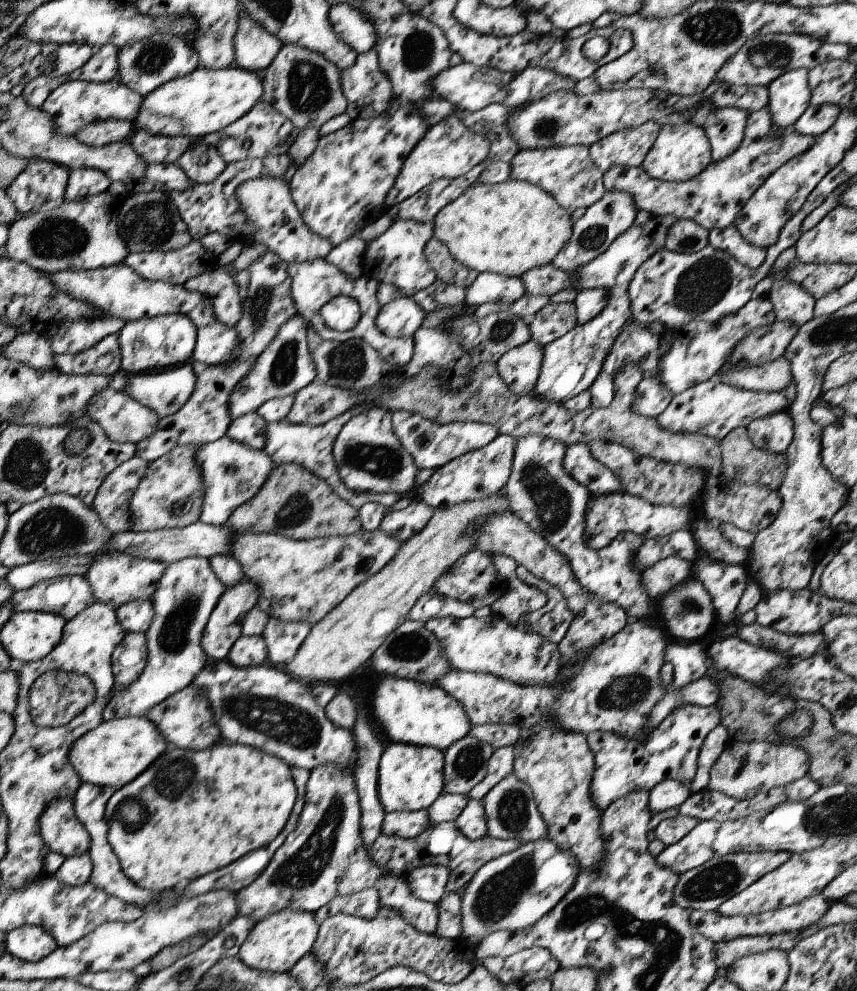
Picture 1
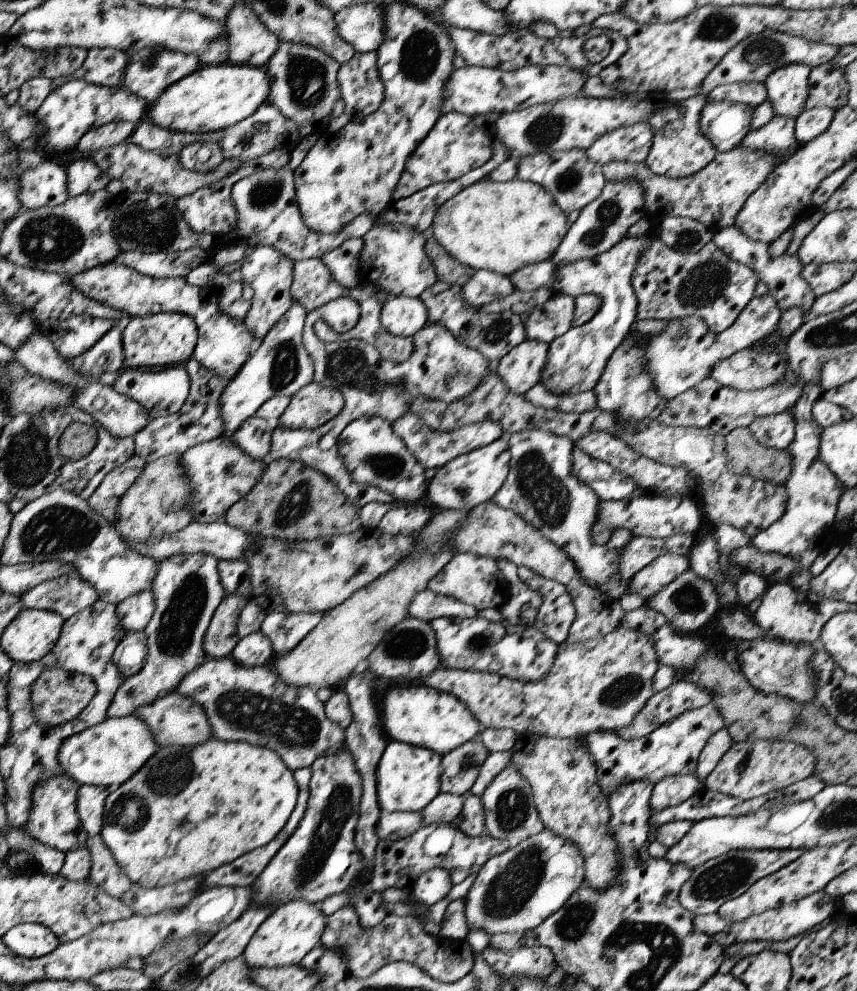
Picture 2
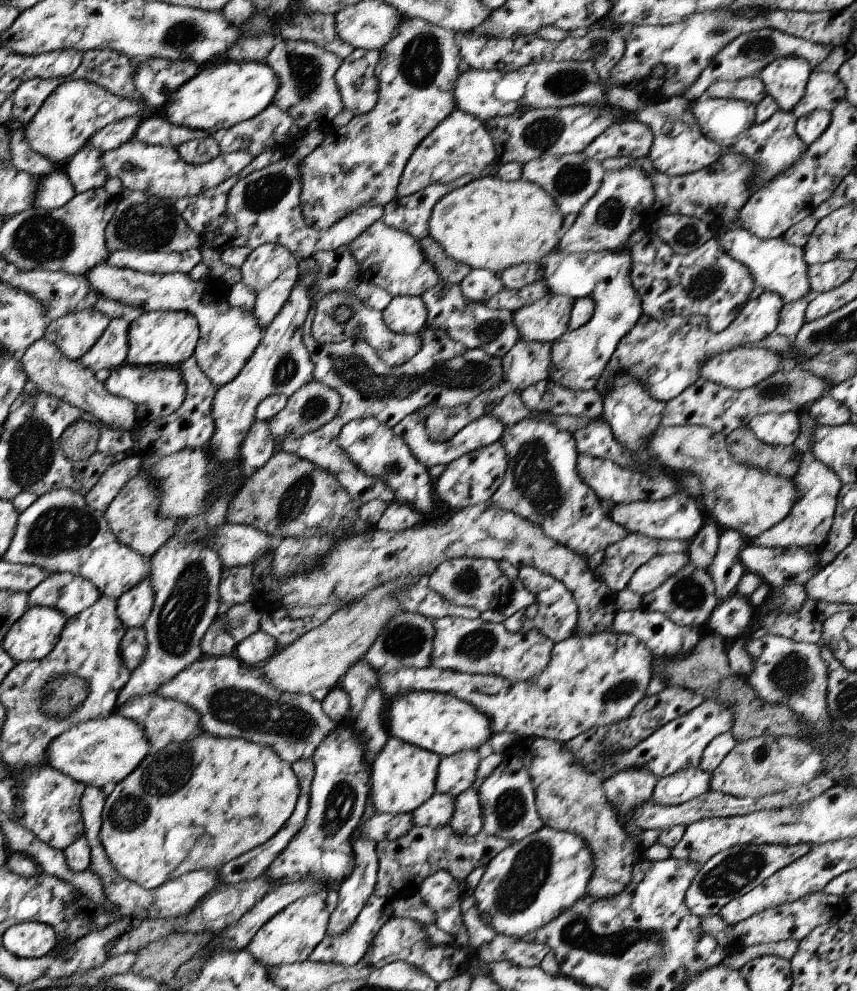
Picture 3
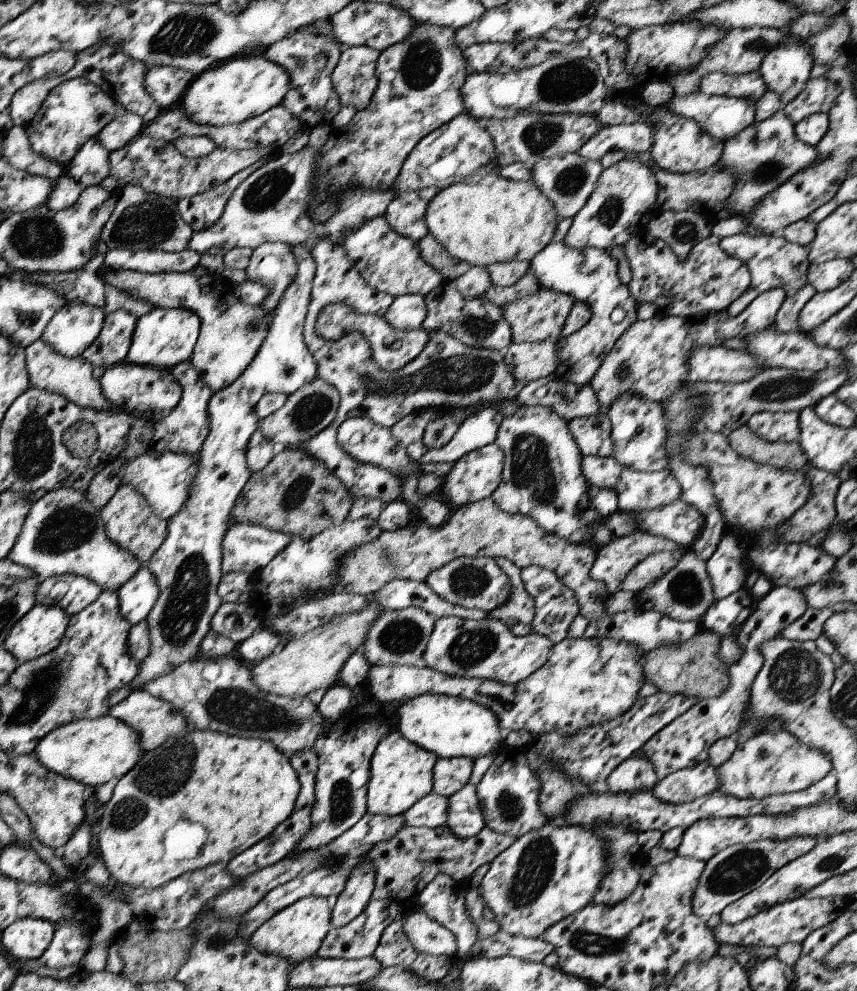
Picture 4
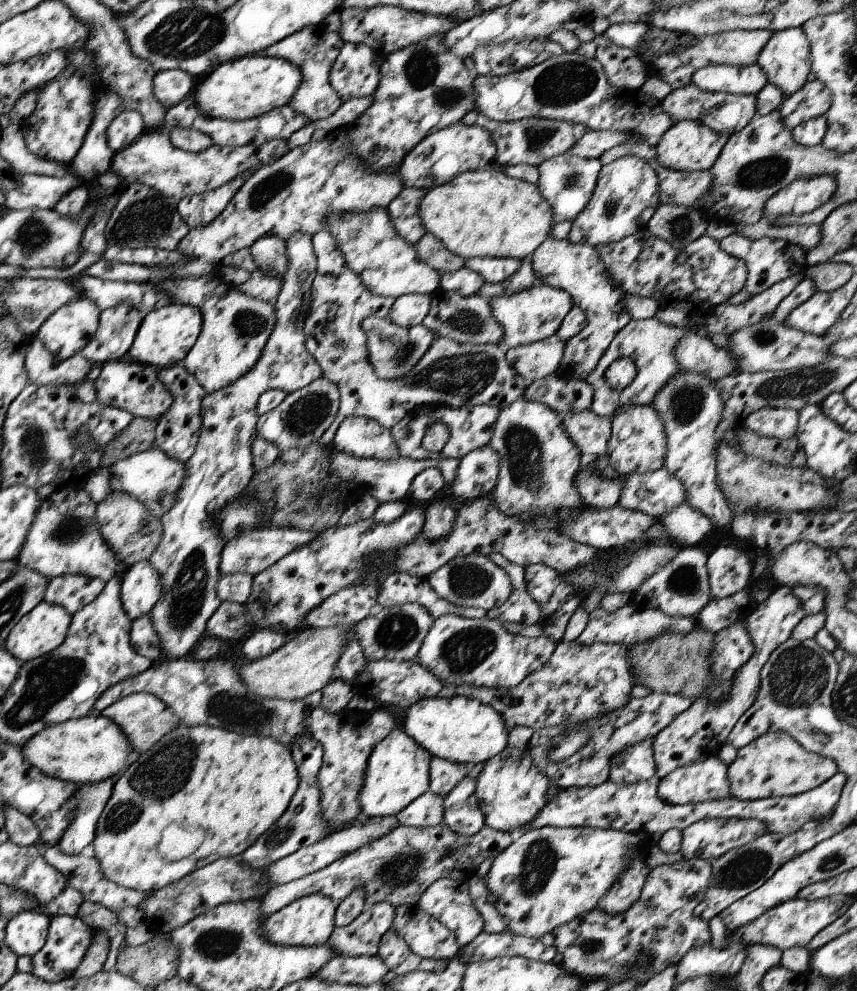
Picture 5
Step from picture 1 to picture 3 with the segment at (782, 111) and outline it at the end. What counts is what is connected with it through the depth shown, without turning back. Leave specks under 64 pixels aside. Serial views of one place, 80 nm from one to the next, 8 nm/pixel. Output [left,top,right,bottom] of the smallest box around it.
[758,56,812,113]

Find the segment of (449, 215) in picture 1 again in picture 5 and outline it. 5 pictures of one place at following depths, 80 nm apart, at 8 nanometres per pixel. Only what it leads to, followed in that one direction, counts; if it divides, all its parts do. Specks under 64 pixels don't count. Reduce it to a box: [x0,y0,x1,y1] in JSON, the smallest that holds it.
[416,169,553,261]

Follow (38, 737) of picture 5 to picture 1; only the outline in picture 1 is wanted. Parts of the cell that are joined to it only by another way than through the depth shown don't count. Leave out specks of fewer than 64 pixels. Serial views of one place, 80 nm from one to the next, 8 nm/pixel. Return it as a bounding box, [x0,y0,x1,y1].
[68,716,167,790]

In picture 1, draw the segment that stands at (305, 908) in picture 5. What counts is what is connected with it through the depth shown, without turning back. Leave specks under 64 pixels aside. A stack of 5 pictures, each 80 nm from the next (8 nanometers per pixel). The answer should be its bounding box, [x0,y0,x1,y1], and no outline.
[237,910,318,973]

